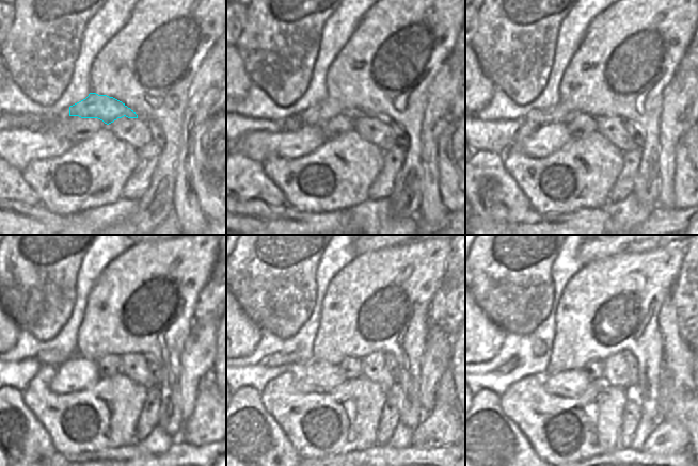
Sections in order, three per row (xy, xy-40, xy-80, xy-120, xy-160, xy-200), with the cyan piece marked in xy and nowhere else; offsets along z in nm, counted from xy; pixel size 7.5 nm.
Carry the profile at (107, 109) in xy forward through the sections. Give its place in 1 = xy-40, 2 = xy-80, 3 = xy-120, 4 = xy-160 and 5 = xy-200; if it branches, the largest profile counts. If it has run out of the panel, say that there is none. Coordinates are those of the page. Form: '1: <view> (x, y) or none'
1: xy-40 (328, 108)
2: xy-80 (557, 113)
3: xy-120 (52, 357)
4: xy-160 (276, 359)
5: xy-200 (509, 366)

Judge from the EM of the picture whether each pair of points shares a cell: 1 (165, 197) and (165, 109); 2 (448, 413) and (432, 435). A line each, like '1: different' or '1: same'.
1: same
2: same

